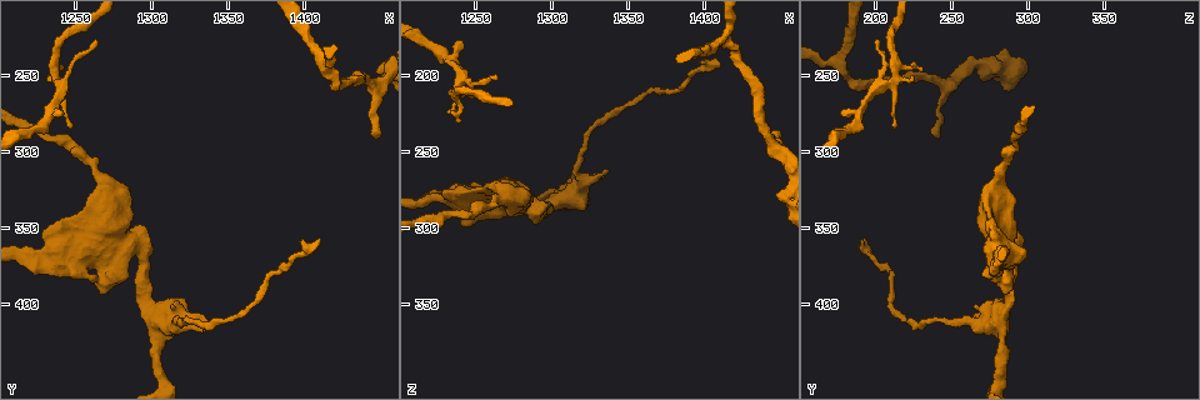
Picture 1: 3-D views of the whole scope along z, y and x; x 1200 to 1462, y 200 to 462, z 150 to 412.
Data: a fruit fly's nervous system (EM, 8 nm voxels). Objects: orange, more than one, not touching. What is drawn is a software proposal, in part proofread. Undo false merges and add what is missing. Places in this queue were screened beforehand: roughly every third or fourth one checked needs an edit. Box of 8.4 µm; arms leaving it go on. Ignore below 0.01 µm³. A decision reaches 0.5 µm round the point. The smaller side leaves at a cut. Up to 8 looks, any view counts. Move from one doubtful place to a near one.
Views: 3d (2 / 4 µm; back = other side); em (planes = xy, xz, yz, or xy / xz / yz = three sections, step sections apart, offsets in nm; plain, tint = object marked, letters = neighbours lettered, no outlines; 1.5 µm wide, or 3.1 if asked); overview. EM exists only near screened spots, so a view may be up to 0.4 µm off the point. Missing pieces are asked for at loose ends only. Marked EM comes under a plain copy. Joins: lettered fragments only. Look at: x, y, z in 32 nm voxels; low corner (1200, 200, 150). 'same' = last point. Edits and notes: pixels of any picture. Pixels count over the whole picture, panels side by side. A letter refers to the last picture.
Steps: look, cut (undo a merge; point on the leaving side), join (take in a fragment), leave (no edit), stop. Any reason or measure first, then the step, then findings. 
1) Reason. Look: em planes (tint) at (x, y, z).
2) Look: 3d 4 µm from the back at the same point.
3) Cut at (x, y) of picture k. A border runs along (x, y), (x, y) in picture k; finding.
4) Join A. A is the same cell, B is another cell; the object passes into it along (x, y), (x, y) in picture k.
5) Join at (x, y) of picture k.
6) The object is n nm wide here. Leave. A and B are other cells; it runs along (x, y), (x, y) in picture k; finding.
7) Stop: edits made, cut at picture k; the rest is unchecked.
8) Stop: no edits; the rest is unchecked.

Free end. Look: em planes (letters) at (1408, 356, 190).

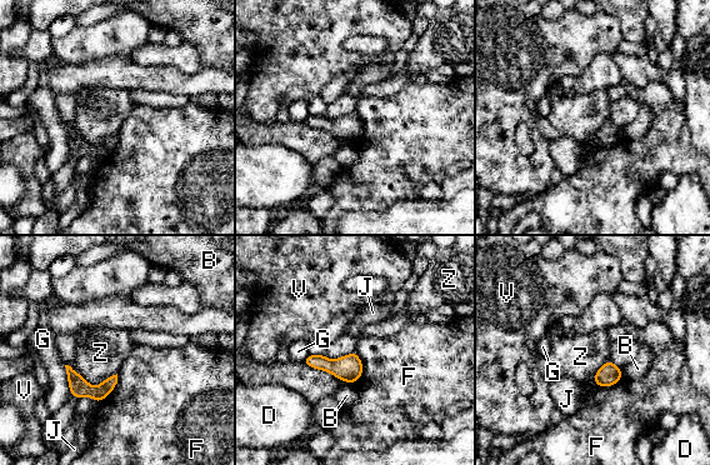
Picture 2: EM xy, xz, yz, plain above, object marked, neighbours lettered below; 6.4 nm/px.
The longest contact is with Z, 240 nm. Leave. B, D, F, G, J, V and Z are other cells; a border runs along (116, 373), (98, 385), (80, 375) in picture 2; no lettered fragment goes on from it.

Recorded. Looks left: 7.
Free end. Look: 3d 2 µm at (1448, 290, 240).

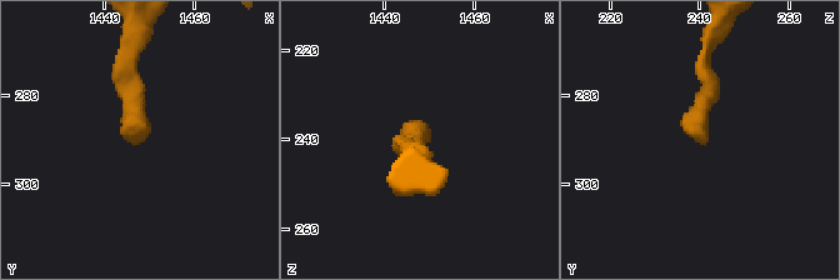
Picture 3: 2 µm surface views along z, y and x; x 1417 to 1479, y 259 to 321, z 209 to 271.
Shape alone is not enough. Look: em xy step 4 (letters) at (1448, 291, 241).

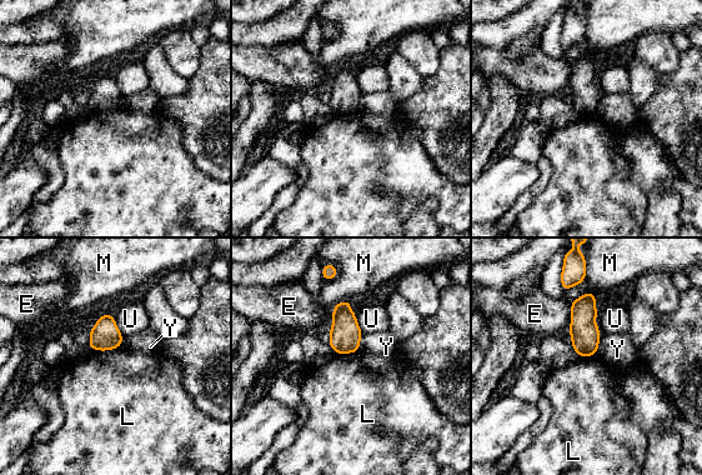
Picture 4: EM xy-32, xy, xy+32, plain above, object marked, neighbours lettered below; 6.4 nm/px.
The object is 160 nm wide here. Leave. E, L, M, U and Y are other cells; a border runs along (121, 344), (105, 350), (91, 349) in picture 4; no lettered fragment goes on from it.

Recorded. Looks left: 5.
Tapers out. Look: em xz step 8 (letters) at (1264, 226, 202).

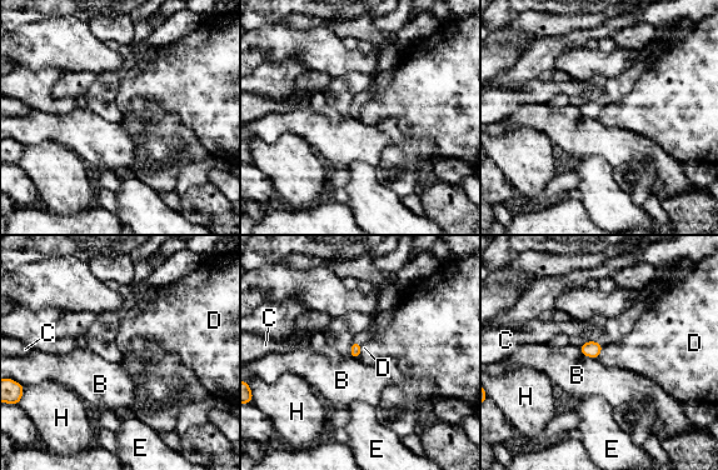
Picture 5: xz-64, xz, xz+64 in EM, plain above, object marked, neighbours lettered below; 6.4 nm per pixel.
Look: em xy step 4 (letters) at the same point.

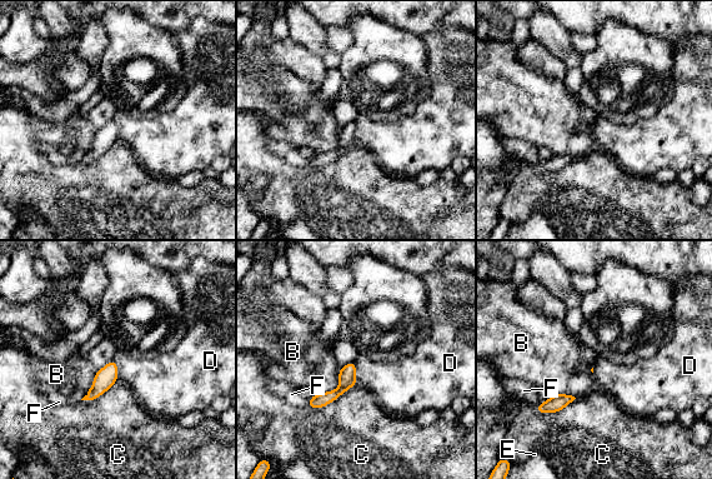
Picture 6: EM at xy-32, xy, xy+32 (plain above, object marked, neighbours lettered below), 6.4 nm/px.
The longest contact is with C, 360 nm. Leave. B, C, D, E and F are other cells; it runs along (352, 365), (335, 394), (311, 404) in picture 6; none of them fits.

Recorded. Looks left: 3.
Stop: no edits; the rest is unchecked.

